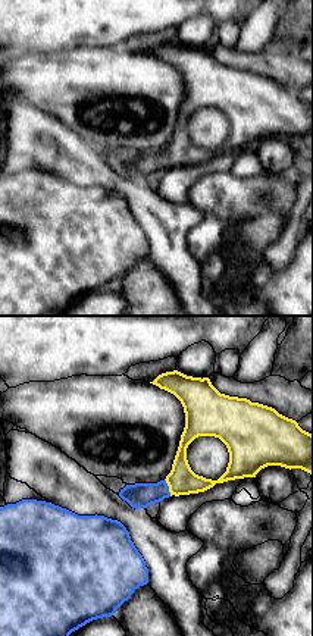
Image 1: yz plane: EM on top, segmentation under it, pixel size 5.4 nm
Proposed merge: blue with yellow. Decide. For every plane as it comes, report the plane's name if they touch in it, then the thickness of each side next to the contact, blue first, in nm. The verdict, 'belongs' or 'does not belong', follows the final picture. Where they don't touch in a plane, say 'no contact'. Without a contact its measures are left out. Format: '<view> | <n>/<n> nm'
yz | 140/160 nm

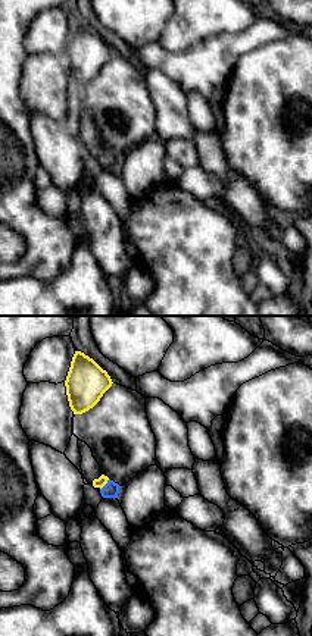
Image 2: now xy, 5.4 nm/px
xy | 90/60 nm

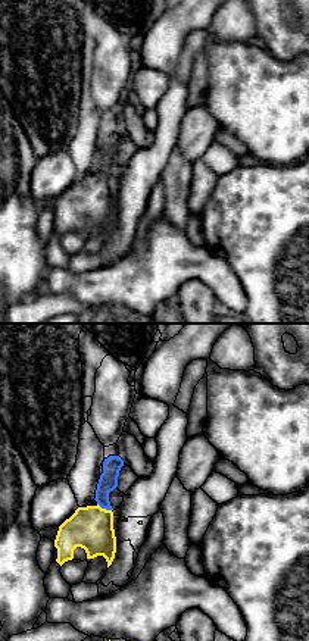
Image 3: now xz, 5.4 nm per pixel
xz | 100/240 nm

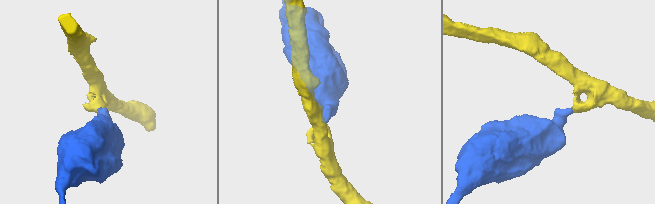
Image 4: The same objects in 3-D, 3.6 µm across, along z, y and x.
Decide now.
belongs

